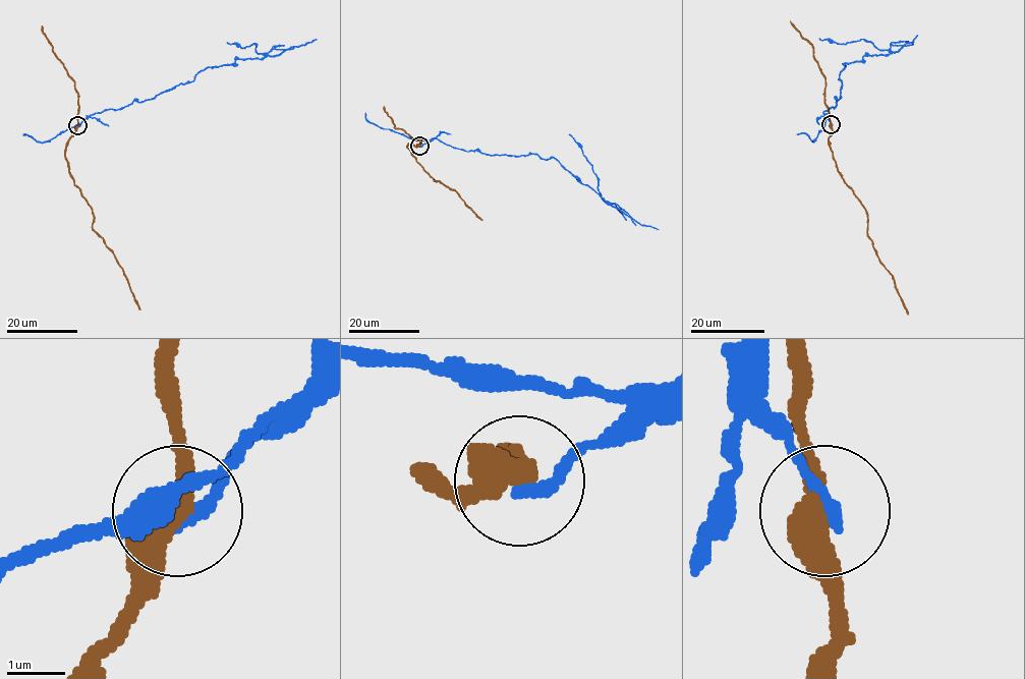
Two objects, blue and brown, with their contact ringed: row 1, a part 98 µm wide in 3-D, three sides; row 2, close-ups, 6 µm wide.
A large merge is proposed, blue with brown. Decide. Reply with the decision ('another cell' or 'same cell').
another cell

